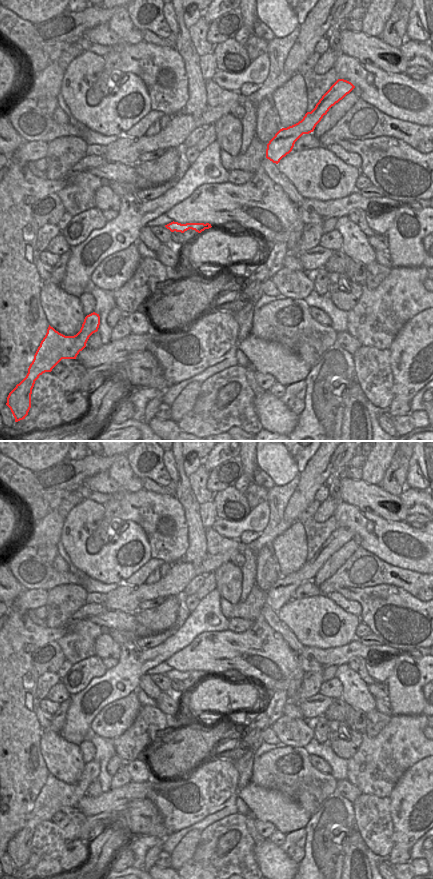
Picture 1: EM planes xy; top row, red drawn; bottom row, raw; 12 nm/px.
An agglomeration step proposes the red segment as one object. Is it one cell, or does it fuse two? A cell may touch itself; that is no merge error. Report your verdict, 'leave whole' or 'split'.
split

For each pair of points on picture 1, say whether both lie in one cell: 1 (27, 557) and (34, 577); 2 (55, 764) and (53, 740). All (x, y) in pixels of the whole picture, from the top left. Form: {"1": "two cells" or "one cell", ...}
{"1": "one cell", "2": "one cell"}

